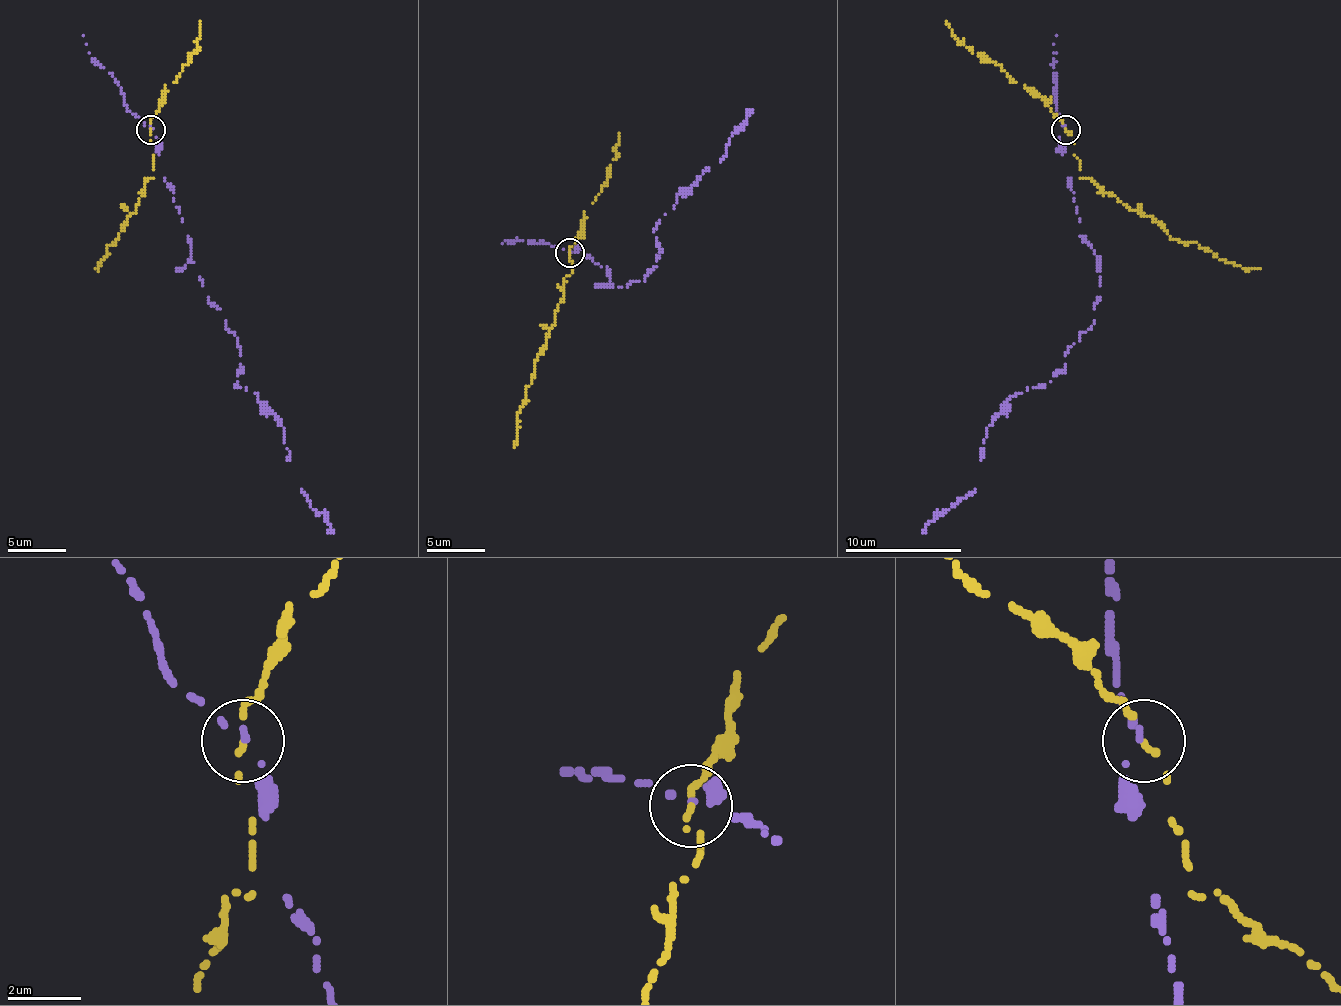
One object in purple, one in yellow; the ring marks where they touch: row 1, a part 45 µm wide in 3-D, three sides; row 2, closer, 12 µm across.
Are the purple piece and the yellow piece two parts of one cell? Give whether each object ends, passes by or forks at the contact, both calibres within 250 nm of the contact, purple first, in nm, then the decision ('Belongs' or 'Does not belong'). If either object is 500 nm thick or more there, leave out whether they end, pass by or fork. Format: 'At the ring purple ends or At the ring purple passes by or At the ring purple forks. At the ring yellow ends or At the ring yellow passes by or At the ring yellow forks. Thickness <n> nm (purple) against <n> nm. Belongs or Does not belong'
At the ring purple ends. At the ring yellow ends. Thickness 140 nm (purple) against 180 nm. Does not belong

